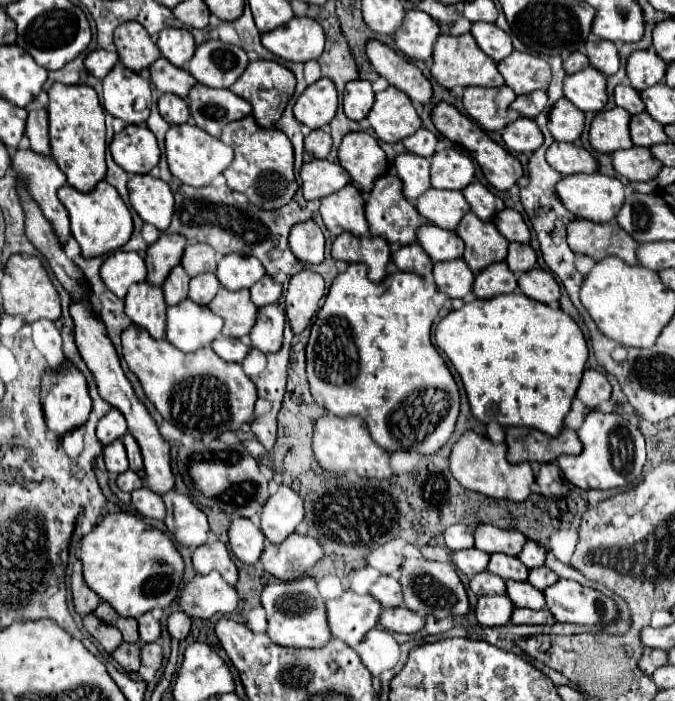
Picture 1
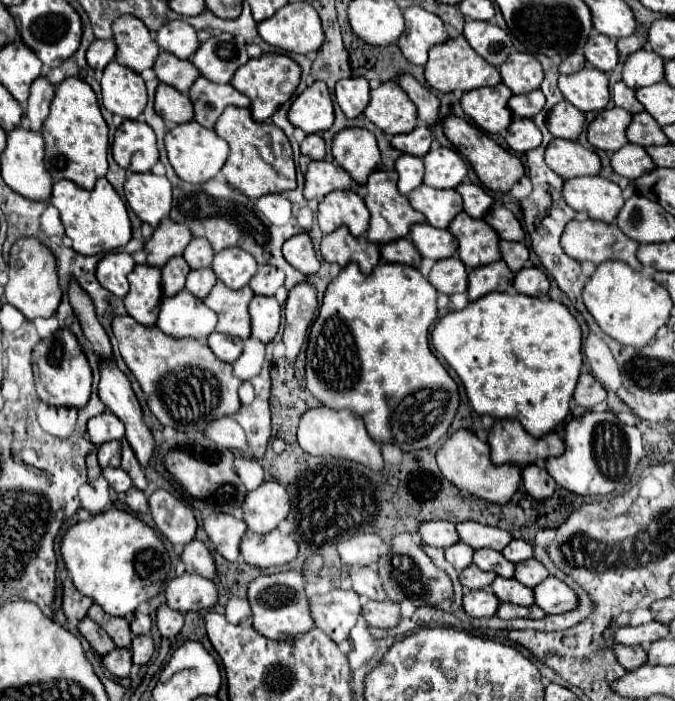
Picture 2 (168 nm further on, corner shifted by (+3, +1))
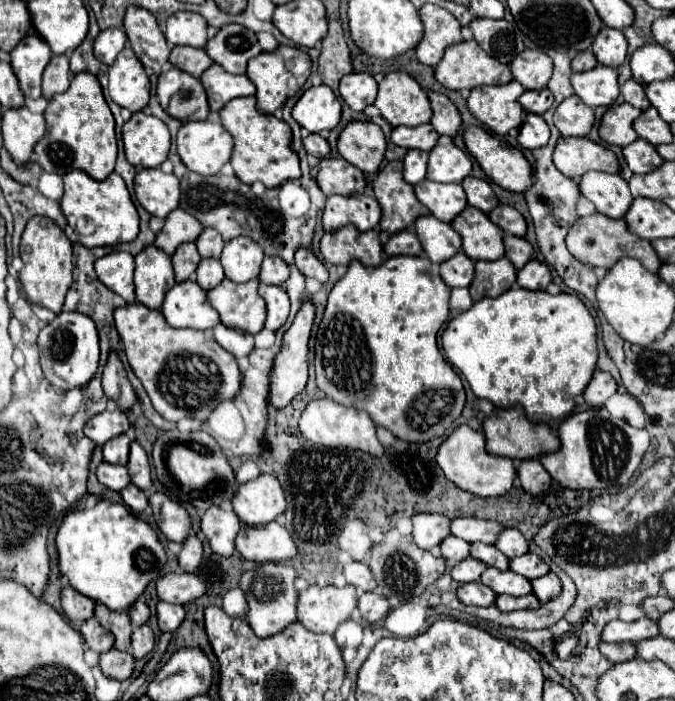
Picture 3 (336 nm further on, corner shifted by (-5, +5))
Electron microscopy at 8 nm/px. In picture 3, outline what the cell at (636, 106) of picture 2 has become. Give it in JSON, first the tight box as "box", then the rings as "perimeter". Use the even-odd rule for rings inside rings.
{"box":[621,79,651,111],"perimeter":[[[629,79],[629,81],[625,81],[621,85],[621,101],[627,101],[627,103],[631,103],[633,107],[637,107],[641,111],[651,107],[651,103],[649,103],[649,99],[645,95],[645,87],[641,83],[633,81],[633,79]]]}

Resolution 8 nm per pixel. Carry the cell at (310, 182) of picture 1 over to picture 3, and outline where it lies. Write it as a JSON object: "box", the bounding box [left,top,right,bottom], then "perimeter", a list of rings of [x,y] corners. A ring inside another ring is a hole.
{"box":[317,157,365,195],"perimeter":[[[327,157],[321,161],[321,169],[317,175],[317,185],[321,191],[329,195],[355,195],[365,189],[365,175],[351,163],[341,157]]]}

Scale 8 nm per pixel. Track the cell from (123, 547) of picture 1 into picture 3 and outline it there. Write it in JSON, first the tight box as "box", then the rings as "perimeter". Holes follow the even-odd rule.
{"box":[55,499,167,609],"perimeter":[[[101,499],[93,509],[69,511],[59,525],[55,547],[59,571],[67,577],[69,585],[109,609],[129,609],[149,581],[161,575],[167,563],[165,549],[155,529],[143,519],[137,519],[123,505],[107,499]]]}

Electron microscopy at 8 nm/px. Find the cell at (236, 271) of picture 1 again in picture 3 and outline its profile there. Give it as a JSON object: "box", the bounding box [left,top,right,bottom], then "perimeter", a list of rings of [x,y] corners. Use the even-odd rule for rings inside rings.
{"box":[221,237,263,283],"perimeter":[[[235,237],[225,243],[221,265],[225,269],[225,277],[235,283],[245,283],[259,277],[259,251],[263,257],[263,249],[251,237]]]}

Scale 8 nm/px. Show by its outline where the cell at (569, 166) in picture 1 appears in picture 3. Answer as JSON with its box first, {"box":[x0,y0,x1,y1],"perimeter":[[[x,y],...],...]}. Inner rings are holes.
{"box":[553,137,619,181],"perimeter":[[[561,137],[553,153],[553,163],[565,177],[571,177],[573,181],[579,181],[587,171],[619,171],[615,153],[589,137]]]}

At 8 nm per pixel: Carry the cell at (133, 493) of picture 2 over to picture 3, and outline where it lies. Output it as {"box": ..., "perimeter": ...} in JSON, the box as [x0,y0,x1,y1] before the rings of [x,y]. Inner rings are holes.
{"box":[121,483,149,515],"perimeter":[[[133,483],[127,485],[125,489],[121,489],[121,499],[131,509],[131,513],[135,513],[135,515],[143,513],[147,509],[147,505],[149,505],[147,495],[141,489],[137,489]]]}

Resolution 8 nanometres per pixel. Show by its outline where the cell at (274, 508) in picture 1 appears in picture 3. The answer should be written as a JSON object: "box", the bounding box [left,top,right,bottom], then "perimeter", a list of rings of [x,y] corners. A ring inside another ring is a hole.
{"box":[233,475,285,525],"perimeter":[[[259,475],[239,485],[233,499],[233,511],[247,525],[265,525],[285,511],[285,493],[273,475]]]}

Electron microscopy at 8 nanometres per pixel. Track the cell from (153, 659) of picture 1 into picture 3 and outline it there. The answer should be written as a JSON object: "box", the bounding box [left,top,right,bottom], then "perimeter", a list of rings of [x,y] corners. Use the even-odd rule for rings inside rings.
{"box":[131,625,155,659],"perimeter":[[[141,625],[131,635],[131,655],[135,659],[143,659],[155,647],[155,635],[149,625]]]}

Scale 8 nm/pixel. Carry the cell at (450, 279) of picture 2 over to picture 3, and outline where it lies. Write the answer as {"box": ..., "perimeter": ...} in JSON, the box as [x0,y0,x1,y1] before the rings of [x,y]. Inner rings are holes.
{"box":[441,251,473,287],"perimeter":[[[459,251],[455,257],[441,263],[441,277],[449,287],[469,287],[473,281],[473,261]]]}

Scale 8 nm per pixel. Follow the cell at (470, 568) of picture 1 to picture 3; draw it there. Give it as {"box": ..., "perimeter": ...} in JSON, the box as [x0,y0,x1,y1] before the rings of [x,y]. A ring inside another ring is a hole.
{"box":[439,537,469,563],"perimeter":[[[445,537],[439,545],[441,549],[441,557],[447,559],[449,563],[457,563],[457,561],[463,561],[465,557],[469,557],[469,543],[467,541],[461,541],[459,537]]]}

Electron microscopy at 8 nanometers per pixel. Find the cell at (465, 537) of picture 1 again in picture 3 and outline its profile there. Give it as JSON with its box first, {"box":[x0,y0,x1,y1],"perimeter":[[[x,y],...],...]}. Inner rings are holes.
{"box":[411,513,449,549],"perimeter":[[[417,513],[411,517],[413,541],[421,549],[431,549],[439,545],[445,535],[449,535],[449,519],[437,513]]]}

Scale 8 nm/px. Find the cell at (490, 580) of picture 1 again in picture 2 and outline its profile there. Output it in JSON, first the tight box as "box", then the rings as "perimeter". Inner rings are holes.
{"box":[459,565,497,591],"perimeter":[[[471,565],[467,569],[463,569],[463,573],[459,575],[459,581],[465,589],[473,591],[473,589],[489,589],[489,585],[493,583],[497,575],[493,571],[481,571],[477,565]]]}

